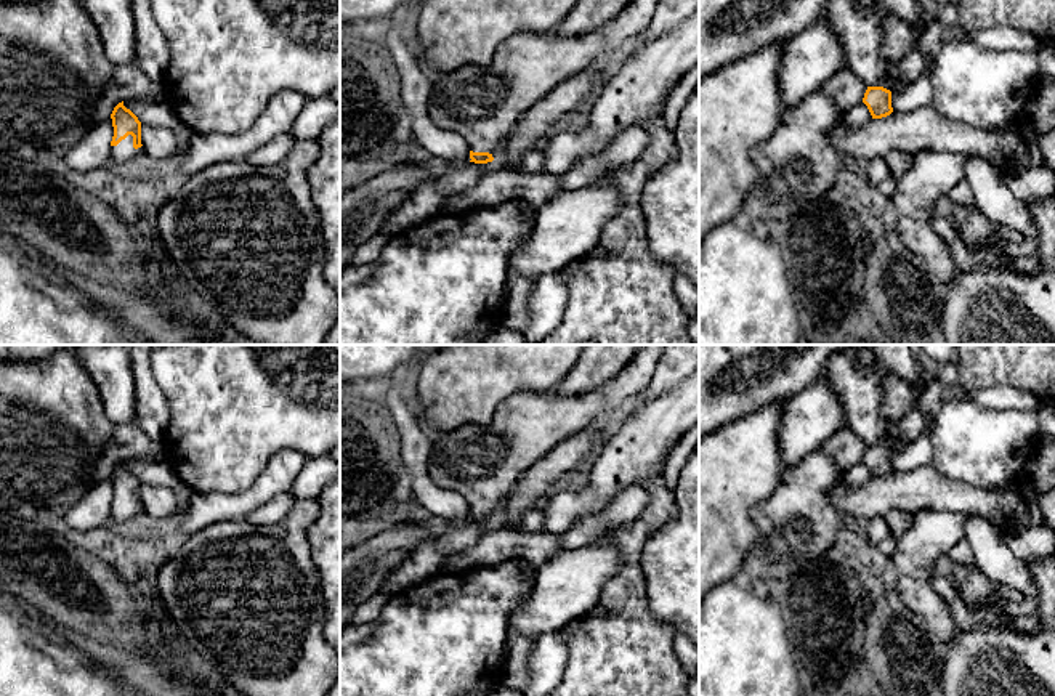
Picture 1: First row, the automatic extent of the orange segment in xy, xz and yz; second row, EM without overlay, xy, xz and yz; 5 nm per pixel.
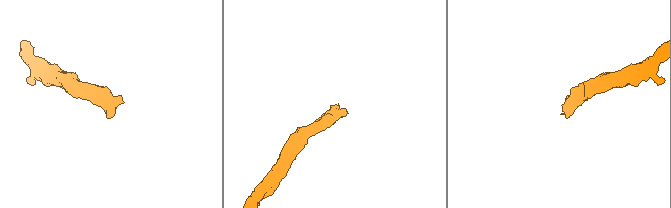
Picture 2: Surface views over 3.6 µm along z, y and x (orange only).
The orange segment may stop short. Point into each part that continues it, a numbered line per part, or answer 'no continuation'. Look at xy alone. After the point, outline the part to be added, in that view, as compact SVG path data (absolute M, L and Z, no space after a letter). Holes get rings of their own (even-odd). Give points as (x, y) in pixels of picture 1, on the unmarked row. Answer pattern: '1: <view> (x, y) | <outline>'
1: xy (124, 510) | M128 494L117 505L111 507L111 518L115 520L117 523L123 523L123 521L128 521L133 516L139 515L141 512L143 512L143 505L135 508L133 507L133 496Z

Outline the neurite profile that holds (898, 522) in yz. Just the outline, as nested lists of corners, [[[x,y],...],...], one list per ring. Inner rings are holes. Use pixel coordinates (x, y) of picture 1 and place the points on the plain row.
[[[893,508],[883,516],[890,532],[898,539],[911,528],[914,515],[904,510]]]

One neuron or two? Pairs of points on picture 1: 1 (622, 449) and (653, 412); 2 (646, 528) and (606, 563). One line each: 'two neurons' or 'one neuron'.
1: one neuron
2: two neurons

